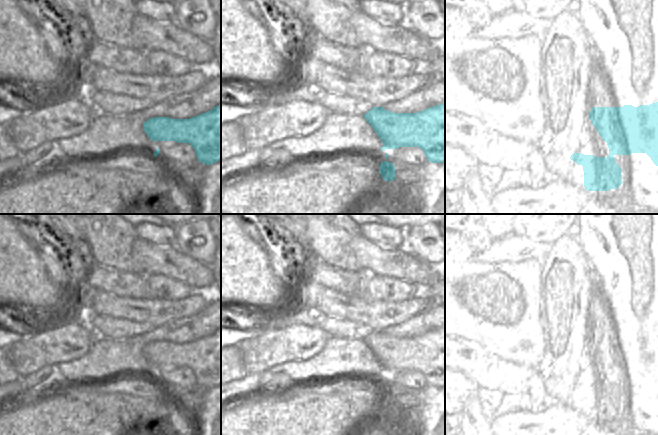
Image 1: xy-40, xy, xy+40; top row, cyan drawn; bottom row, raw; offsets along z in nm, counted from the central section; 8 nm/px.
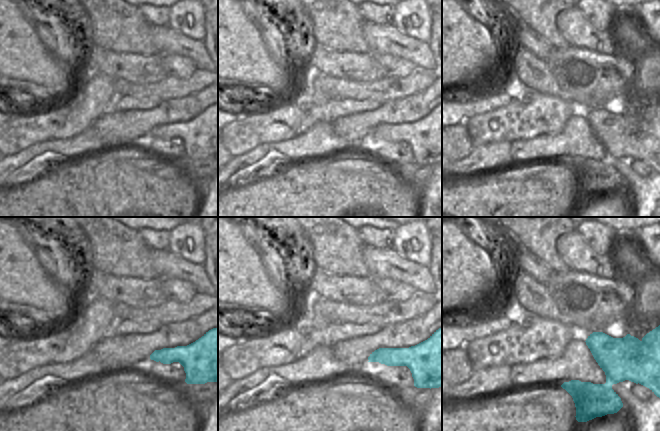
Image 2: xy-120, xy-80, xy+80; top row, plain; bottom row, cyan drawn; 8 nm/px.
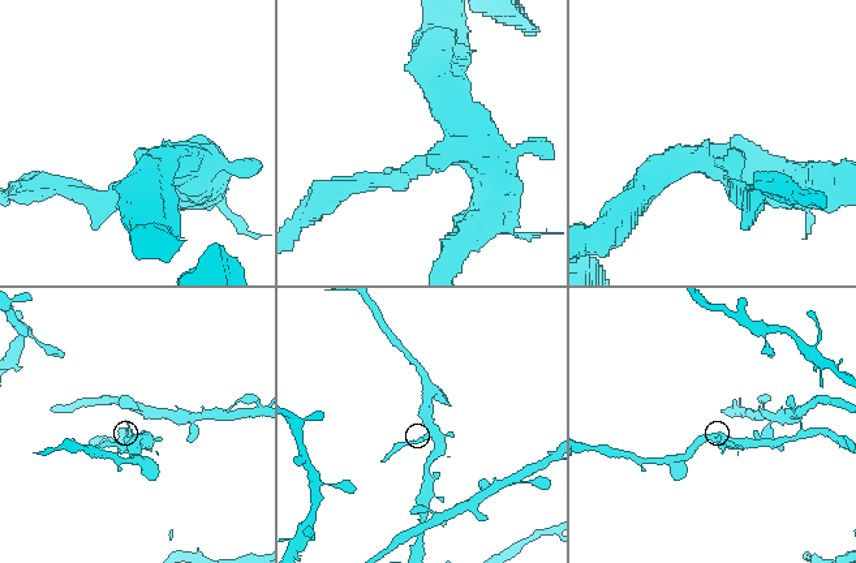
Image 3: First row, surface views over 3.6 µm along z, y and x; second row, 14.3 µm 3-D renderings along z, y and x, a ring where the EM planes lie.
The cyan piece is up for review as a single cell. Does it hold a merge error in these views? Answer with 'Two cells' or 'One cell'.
Two cells

